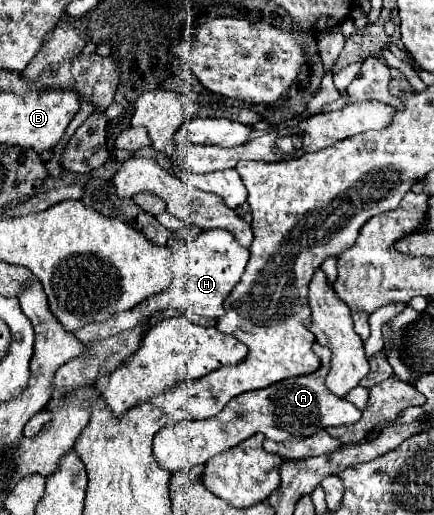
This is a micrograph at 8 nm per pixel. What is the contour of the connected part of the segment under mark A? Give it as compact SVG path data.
M314 343L312 349L321 360L321 368L317 372L311 372L309 376L281 380L265 390L243 392L241 396L229 400L229 404L217 416L205 420L183 420L179 424L173 426L167 424L165 428L161 428L153 440L155 460L169 472L191 470L193 466L207 462L215 454L237 446L239 442L247 440L257 432L265 434L265 438L269 440L285 442L285 440L313 436L329 426L357 422L361 418L361 412L351 402L333 396L325 386L325 376L329 372L329 360L331 360L329 348Z

